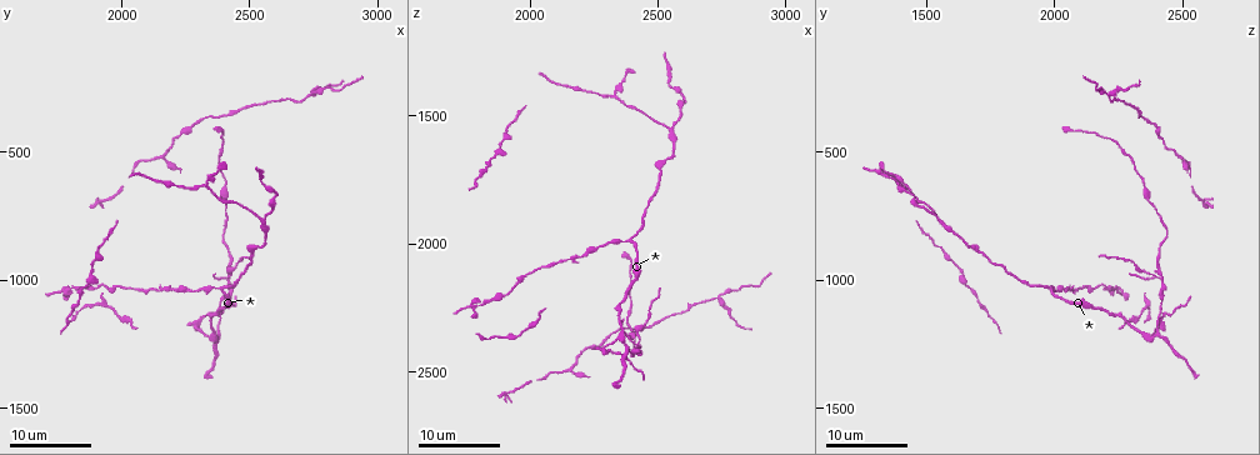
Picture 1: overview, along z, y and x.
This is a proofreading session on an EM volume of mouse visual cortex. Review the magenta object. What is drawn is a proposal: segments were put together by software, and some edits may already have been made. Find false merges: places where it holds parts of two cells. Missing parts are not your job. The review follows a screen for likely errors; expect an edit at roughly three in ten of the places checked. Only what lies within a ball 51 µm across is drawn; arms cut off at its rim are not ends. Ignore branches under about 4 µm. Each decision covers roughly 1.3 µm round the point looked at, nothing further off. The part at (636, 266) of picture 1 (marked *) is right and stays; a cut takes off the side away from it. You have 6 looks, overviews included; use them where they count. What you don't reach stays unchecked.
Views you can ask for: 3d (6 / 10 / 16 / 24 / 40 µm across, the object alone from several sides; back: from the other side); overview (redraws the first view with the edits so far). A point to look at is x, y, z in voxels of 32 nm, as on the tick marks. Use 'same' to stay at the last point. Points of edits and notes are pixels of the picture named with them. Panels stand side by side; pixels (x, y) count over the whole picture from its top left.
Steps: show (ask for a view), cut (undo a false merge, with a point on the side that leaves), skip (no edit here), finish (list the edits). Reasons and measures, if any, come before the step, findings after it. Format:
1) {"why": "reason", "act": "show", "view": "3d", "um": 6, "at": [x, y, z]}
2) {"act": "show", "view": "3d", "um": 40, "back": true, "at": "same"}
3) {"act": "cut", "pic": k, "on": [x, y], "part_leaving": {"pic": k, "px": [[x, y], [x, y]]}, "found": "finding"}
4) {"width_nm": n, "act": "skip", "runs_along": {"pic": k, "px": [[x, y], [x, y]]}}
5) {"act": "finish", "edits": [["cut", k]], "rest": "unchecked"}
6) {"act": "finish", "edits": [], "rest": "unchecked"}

{"why": "four or more arms meet", "act": "show", "view": "3d", "um": 24, "at": [2420, 980, 2390]}

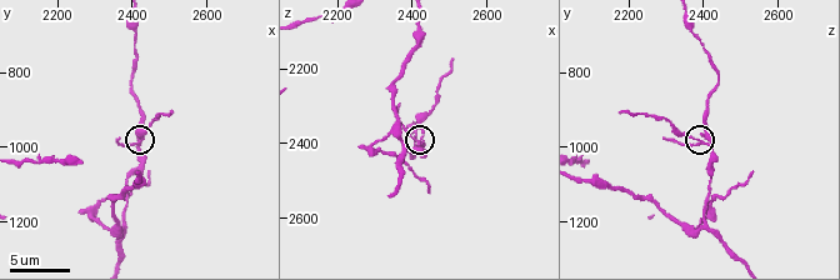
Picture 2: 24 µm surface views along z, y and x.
{"act": "show", "view": "3d", "um": 10, "at": [2420, 980, 2390]}

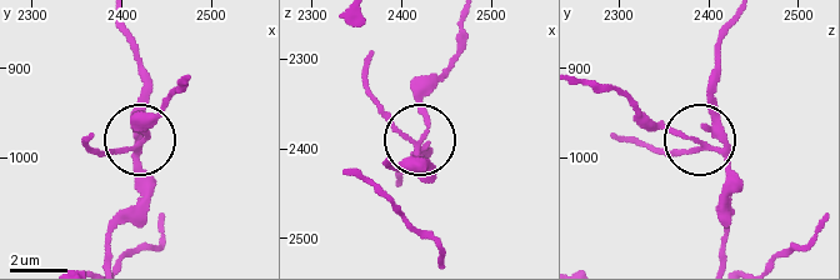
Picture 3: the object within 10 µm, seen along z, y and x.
{"arms": 4, "act": "cut", "pic": 3, "on": [149, 134], "part_leaving": {"pic": 3, "px": [[136, 150], [150, 114], [184, 81]]}, "found": "a second cell is stuck on"}

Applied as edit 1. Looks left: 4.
{"act": "show", "view": "overview"}

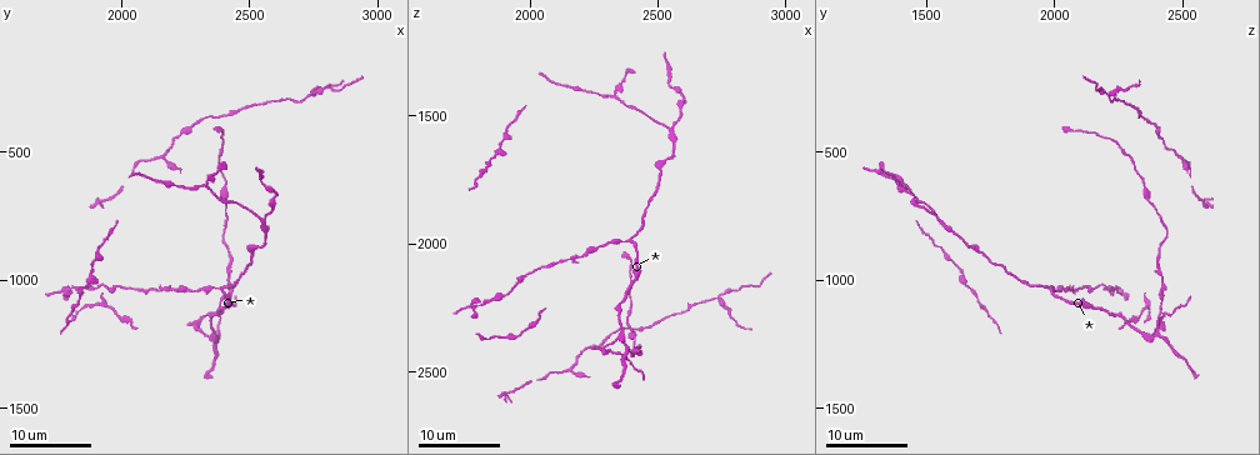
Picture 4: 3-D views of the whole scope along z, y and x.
{"why": "calibre changes", "act": "show", "view": "3d", "um": 16, "at": [2230, 430, 2400]}

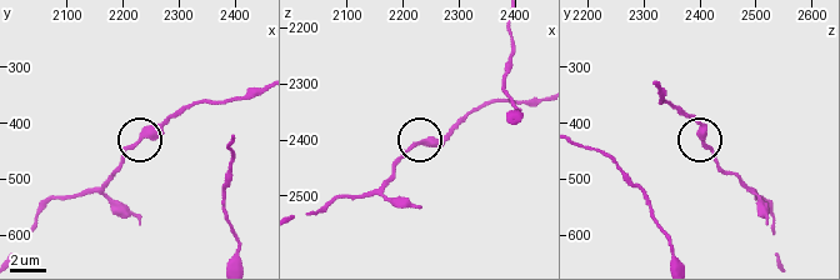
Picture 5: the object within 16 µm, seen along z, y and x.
{"why": "zoom in", "act": "show", "view": "3d", "um": 6, "at": [2235, 430, 2405]}

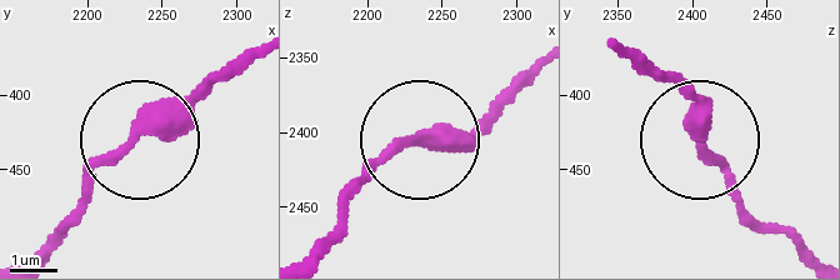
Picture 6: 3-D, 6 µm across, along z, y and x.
{"act": "skip", "found": "one cell here"}

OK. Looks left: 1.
{"act": "finish", "edits": [["cut", 3]], "rest": "unchecked"}

